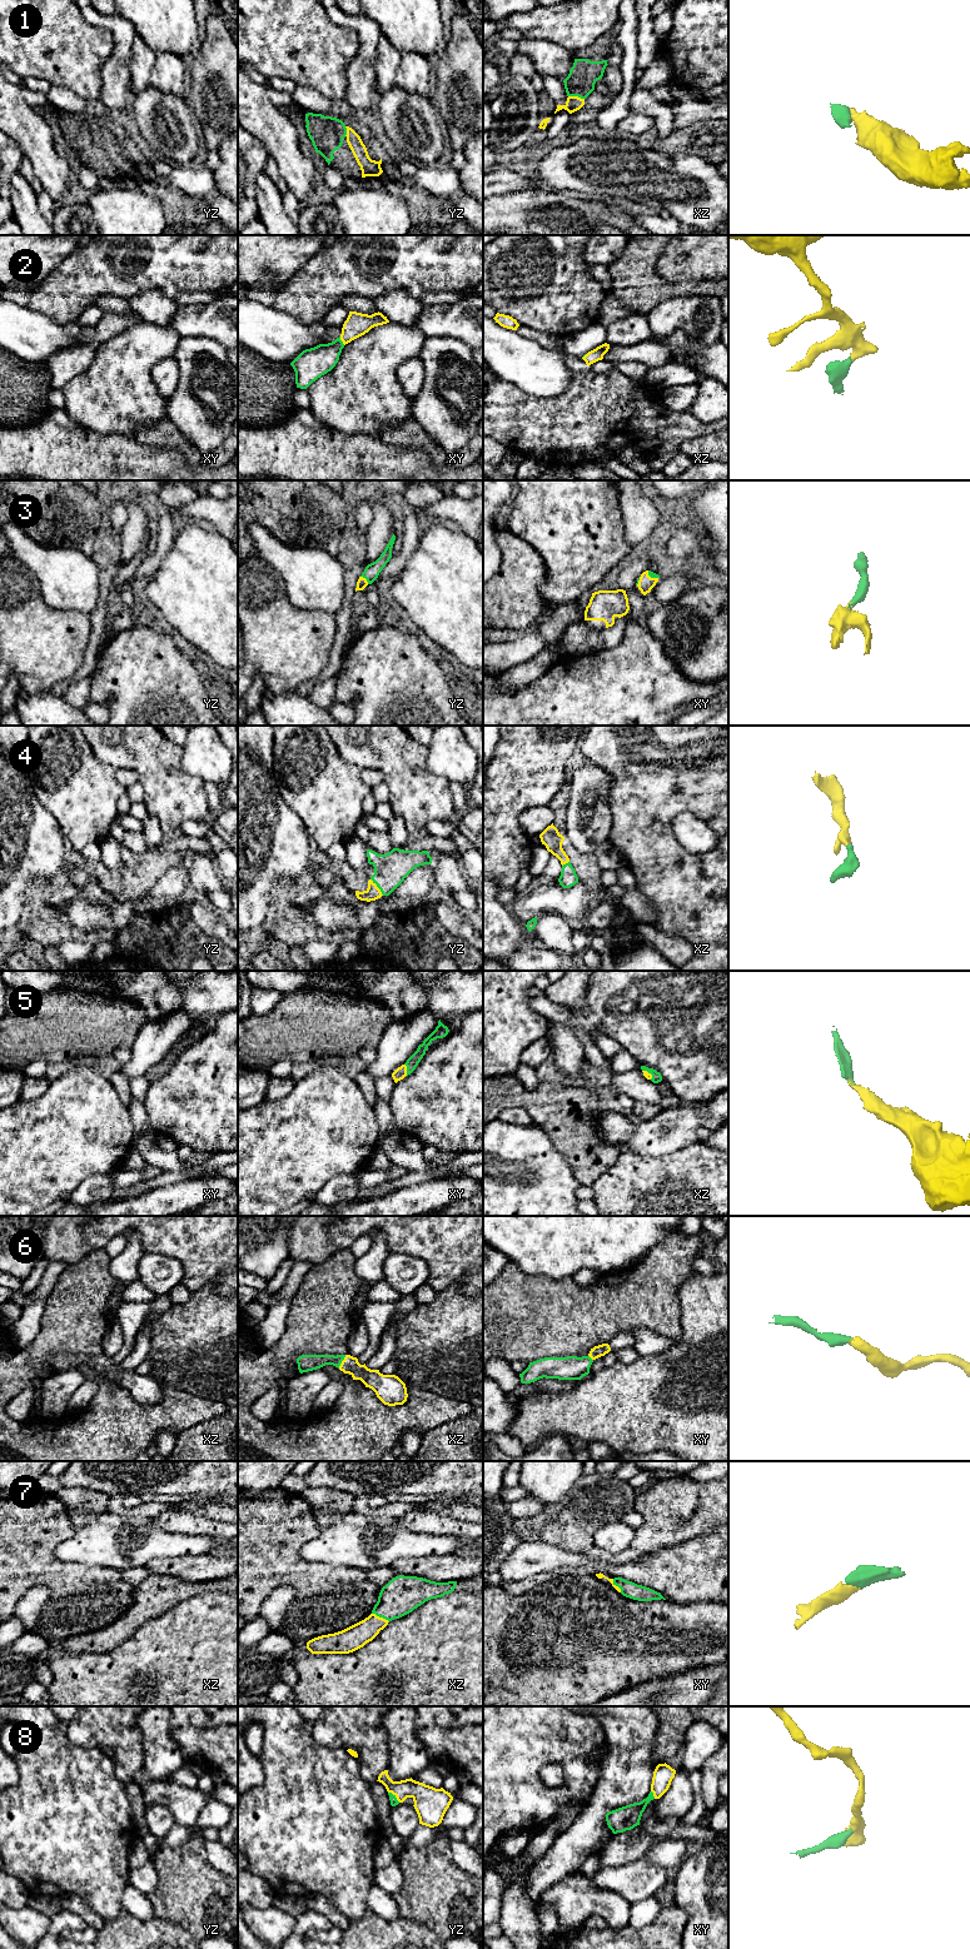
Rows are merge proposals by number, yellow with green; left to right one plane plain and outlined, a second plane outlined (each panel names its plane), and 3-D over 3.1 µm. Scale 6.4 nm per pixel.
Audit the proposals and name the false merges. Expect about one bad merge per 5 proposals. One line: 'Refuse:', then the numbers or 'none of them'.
Refuse: none of them

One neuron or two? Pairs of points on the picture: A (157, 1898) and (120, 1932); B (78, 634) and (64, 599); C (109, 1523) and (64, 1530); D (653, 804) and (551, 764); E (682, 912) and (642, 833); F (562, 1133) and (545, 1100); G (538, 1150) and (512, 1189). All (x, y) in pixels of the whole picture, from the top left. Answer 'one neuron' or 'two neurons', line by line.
A: two neurons
B: two neurons
C: two neurons
D: two neurons
E: one neuron
F: one neuron
G: one neuron

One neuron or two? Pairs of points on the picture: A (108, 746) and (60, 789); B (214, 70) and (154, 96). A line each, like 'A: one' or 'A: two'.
A: two
B: two

